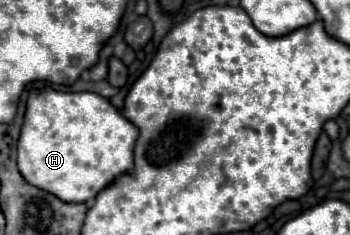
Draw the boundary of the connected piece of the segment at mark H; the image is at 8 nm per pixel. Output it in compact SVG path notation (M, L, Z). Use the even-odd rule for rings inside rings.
M46 88L28 96L26 116L18 138L18 168L26 182L64 202L88 202L116 176L134 166L136 138L138 128L134 128L134 124L130 124L130 120L126 120L104 96L94 92L58 92Z

